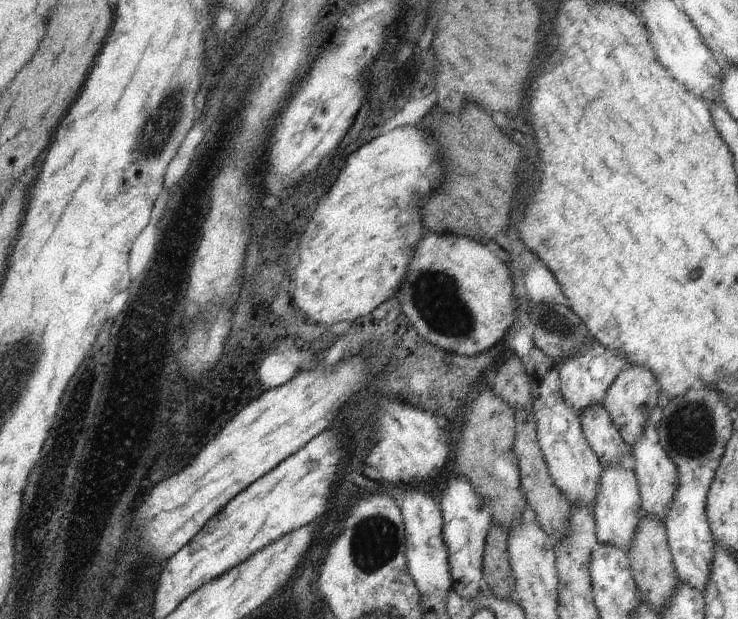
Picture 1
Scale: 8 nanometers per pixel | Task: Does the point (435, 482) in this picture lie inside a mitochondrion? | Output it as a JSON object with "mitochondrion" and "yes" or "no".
{"mitochondrion":"no"}

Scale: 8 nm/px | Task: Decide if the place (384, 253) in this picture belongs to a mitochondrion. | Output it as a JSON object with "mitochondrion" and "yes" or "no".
{"mitochondrion":"no"}

